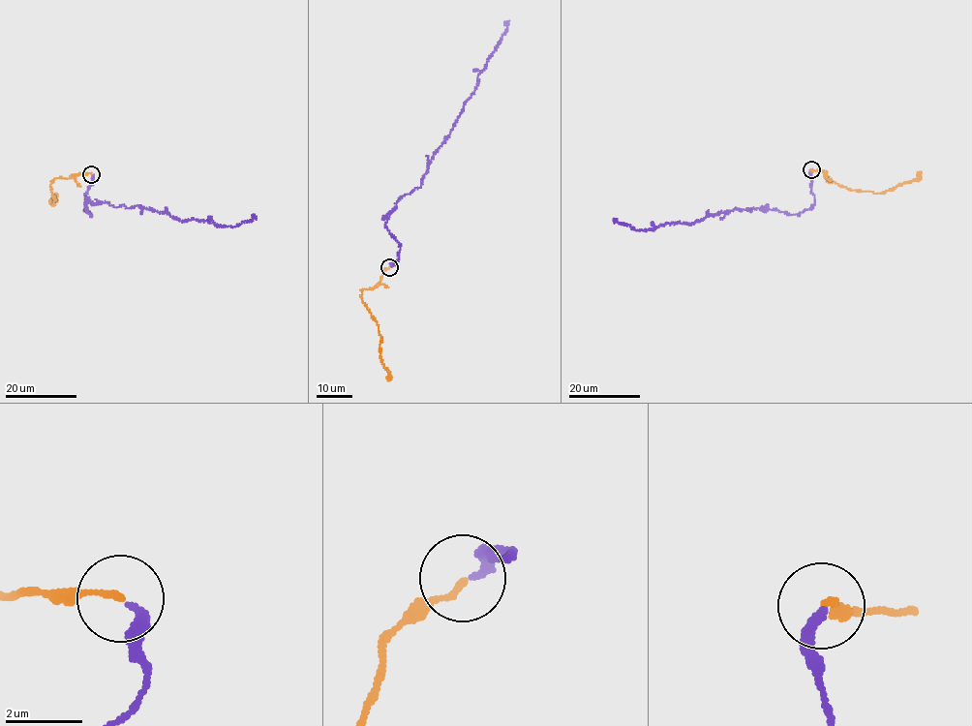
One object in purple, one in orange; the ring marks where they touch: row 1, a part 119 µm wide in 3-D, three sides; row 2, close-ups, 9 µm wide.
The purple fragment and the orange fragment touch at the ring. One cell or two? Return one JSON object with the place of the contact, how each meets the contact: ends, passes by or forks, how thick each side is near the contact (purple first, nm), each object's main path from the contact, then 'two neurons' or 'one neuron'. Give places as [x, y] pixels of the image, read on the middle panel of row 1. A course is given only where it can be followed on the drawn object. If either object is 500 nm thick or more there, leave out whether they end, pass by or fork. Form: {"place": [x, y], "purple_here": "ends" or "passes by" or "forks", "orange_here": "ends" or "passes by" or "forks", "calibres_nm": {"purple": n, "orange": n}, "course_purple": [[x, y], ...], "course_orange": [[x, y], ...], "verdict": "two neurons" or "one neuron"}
{"place": [389, 267], "purple_here": "ends", "orange_here": "ends", "calibres_nm": {"purple": 240, "orange": 160}, "course_purple": [[390, 267], [400, 246], [388, 232], [389, 213], [420, 186], [509, 20]], "course_orange": [[389, 267], [382, 272], [377, 286], [361, 291], [362, 300], [379, 327], [379, 354], [390, 378]], "verdict": "one neuron"}

